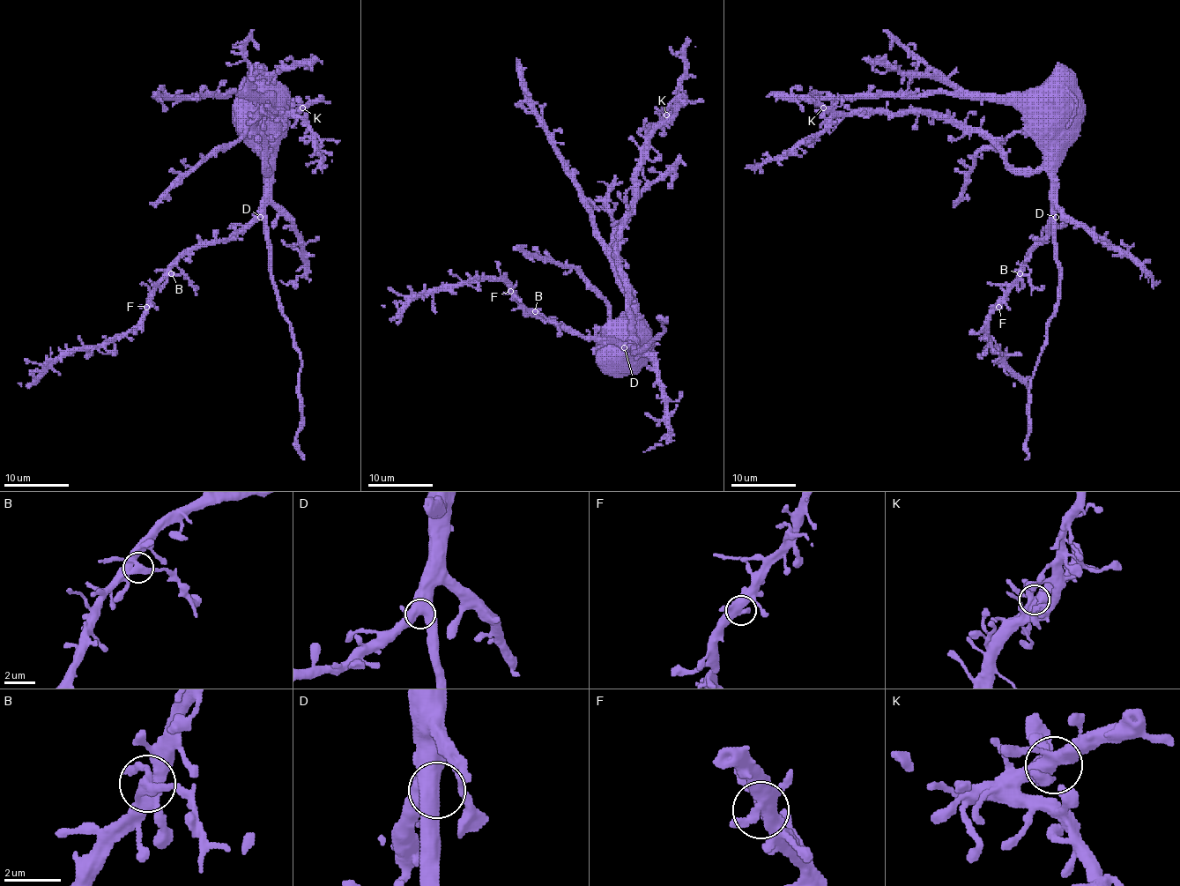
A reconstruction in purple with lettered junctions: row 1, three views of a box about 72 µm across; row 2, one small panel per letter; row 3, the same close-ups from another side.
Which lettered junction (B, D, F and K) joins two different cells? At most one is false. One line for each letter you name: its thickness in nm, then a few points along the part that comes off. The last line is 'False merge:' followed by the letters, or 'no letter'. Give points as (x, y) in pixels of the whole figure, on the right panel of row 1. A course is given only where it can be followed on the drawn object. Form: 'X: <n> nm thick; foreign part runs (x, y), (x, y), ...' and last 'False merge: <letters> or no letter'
B: 340 nm thick; foreign part runs (1020, 274), (1025, 274), (1035, 287), (1041, 288), (1044, 286)
False merge: B

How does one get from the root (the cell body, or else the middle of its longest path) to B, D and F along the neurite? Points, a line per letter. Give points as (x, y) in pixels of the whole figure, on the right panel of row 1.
B: (1050, 178), (1050, 232), (1029, 255), (1020, 274)
D: (1050, 178), (1050, 204), (1056, 217)
F: (1050, 178), (1050, 232), (1029, 255), (998, 307)

